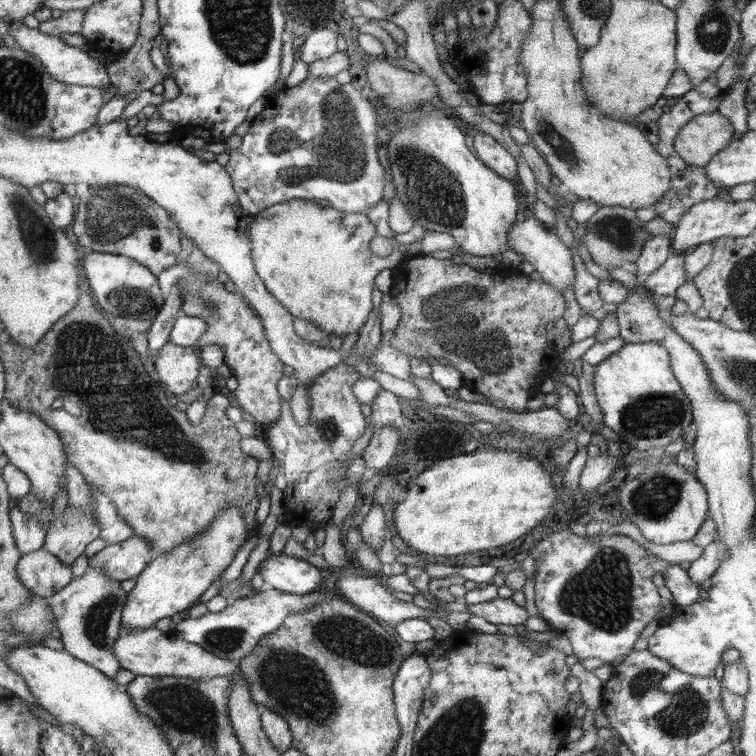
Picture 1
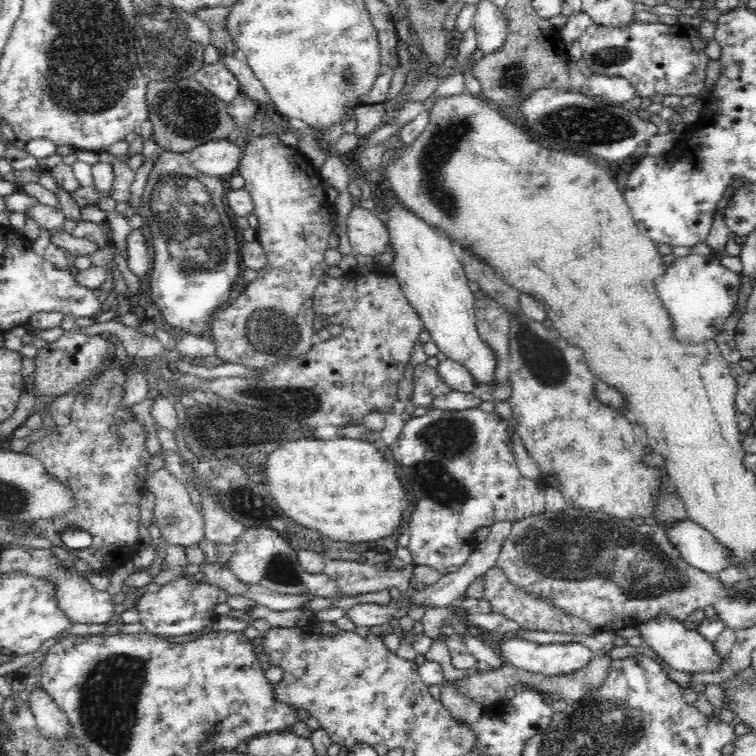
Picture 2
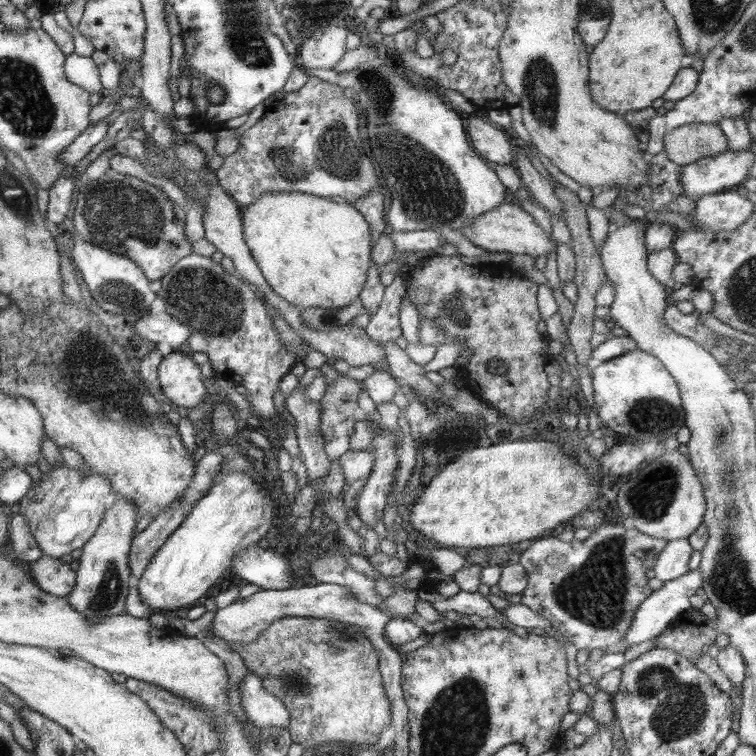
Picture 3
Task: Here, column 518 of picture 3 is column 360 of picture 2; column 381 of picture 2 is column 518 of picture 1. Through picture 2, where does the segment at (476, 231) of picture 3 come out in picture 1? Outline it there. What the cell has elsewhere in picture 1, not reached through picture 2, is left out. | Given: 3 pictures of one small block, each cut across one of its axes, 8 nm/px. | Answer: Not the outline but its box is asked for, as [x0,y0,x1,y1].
[508,218,574,291]

